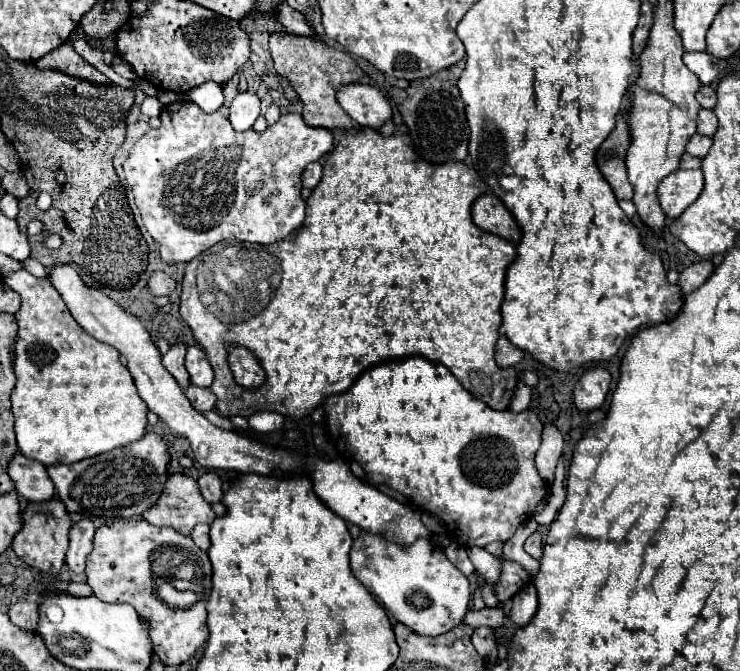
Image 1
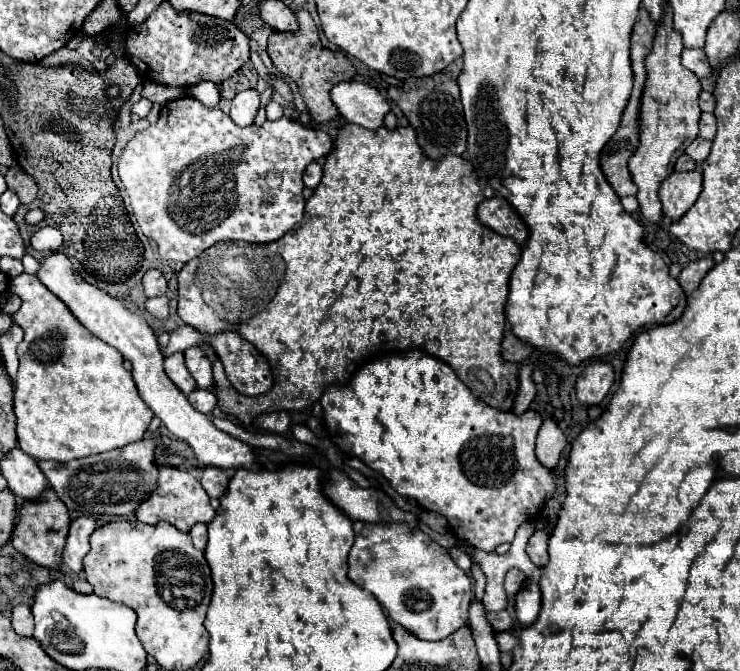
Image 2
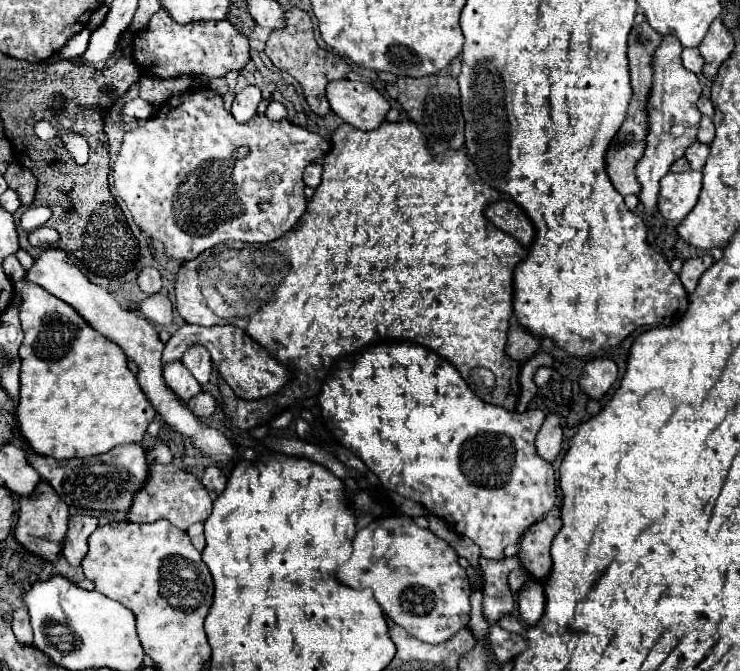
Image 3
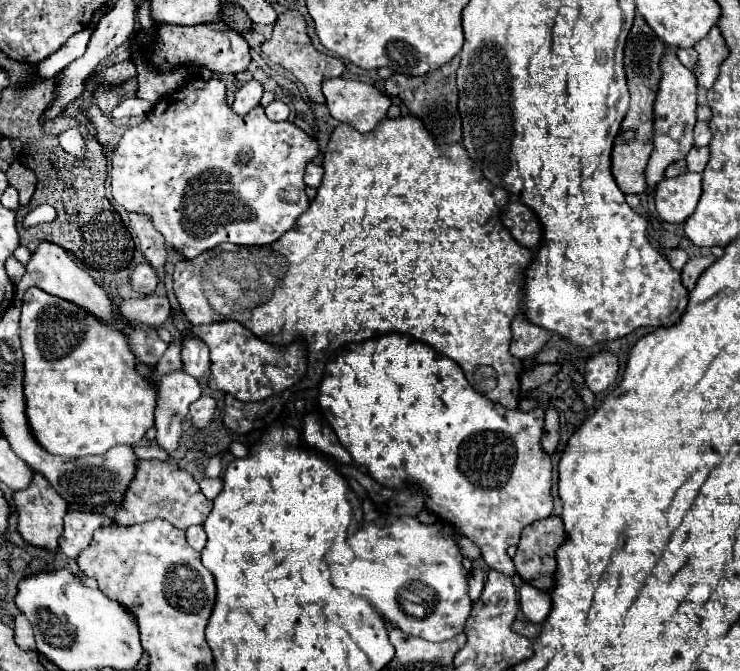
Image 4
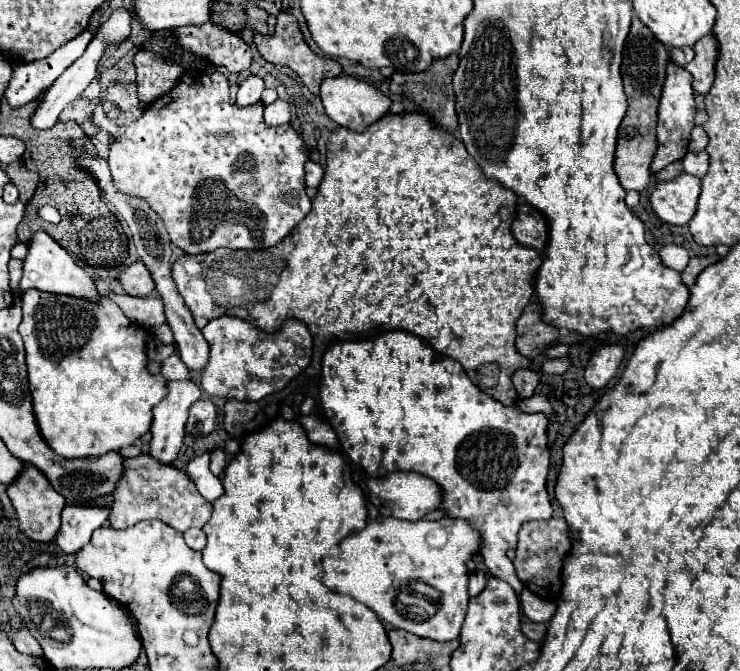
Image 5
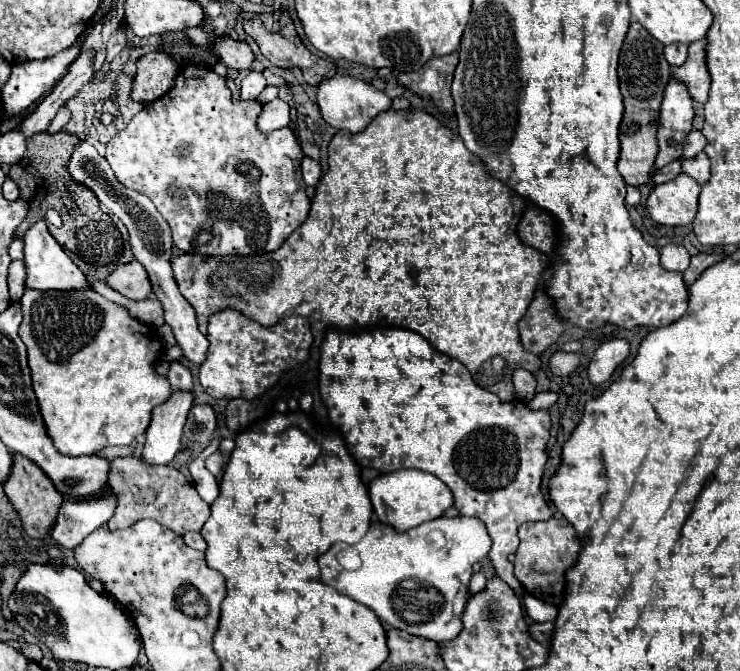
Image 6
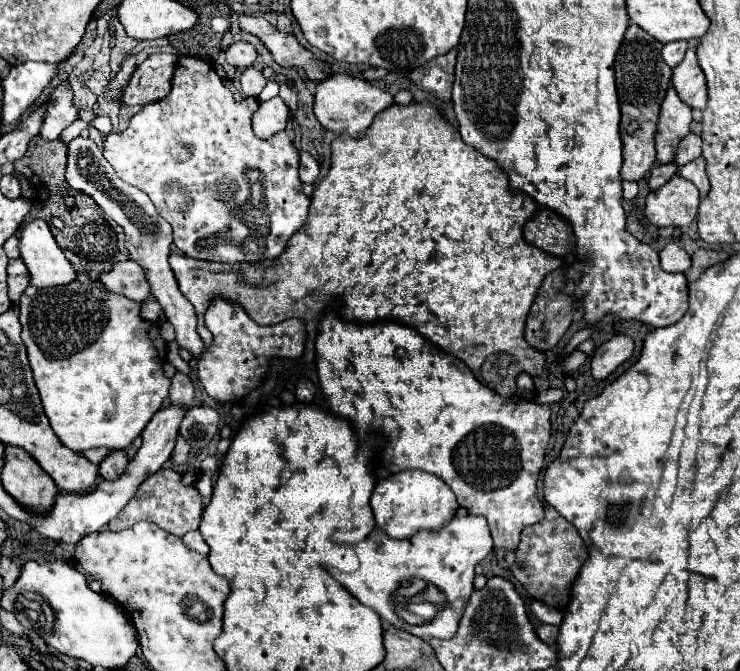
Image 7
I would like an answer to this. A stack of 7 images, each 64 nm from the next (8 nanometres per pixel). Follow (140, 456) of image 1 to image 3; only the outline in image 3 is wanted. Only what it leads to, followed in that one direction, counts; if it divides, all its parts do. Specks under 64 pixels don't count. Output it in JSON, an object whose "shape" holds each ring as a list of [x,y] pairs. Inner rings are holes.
{"shape":[[[122,444],[106,454],[90,458],[54,460],[46,456],[28,454],[28,462],[42,474],[42,478],[56,490],[56,494],[74,508],[82,510],[106,510],[106,512],[128,512],[134,494],[144,486],[150,476],[146,462],[146,448],[140,444]],[[70,472],[70,480],[68,480]]]}

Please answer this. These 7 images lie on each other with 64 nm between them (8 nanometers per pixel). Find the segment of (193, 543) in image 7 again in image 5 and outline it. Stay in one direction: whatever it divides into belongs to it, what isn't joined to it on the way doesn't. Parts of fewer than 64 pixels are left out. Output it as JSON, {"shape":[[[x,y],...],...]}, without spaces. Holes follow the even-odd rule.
{"shape":[[[190,528],[184,532],[184,538],[186,538],[186,544],[192,548],[192,550],[204,550],[206,546],[206,536],[200,528]]]}

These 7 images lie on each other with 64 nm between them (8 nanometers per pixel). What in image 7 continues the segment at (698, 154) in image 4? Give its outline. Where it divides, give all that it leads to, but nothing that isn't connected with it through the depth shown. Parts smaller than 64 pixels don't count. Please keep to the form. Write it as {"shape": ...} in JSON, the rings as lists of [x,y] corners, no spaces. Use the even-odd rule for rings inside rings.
{"shape":[[[698,156],[690,164],[684,164],[678,172],[686,180],[692,180],[694,186],[700,190],[700,194],[706,196],[706,192],[710,190],[710,182],[708,182],[708,174],[706,174],[706,160],[704,160],[704,156]]]}

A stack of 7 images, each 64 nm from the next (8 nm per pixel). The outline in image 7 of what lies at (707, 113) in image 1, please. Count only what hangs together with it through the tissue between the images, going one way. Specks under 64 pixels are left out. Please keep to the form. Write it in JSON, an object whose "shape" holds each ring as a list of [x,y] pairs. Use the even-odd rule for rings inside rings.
{"shape":[[[688,134],[682,142],[680,142],[680,146],[678,146],[678,152],[676,152],[676,162],[678,162],[678,166],[684,166],[684,164],[688,164],[690,160],[694,160],[696,156],[700,156],[702,154],[702,138],[698,136],[698,134]]]}

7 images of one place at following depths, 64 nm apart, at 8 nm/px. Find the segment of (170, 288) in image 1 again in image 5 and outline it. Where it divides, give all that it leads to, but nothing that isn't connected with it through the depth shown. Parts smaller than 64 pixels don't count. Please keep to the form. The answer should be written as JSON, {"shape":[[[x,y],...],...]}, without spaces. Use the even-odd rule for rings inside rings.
{"shape":[[[134,262],[120,274],[120,284],[130,296],[150,296],[156,286],[152,286],[152,274],[142,262]]]}

